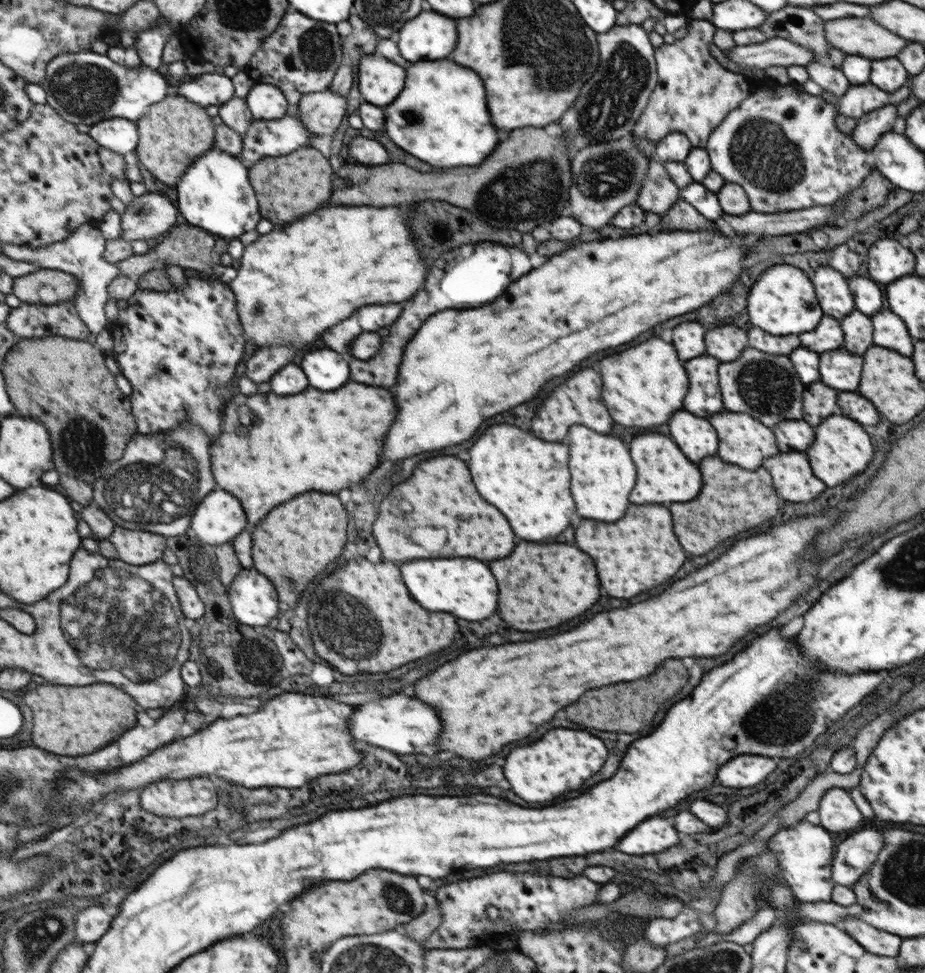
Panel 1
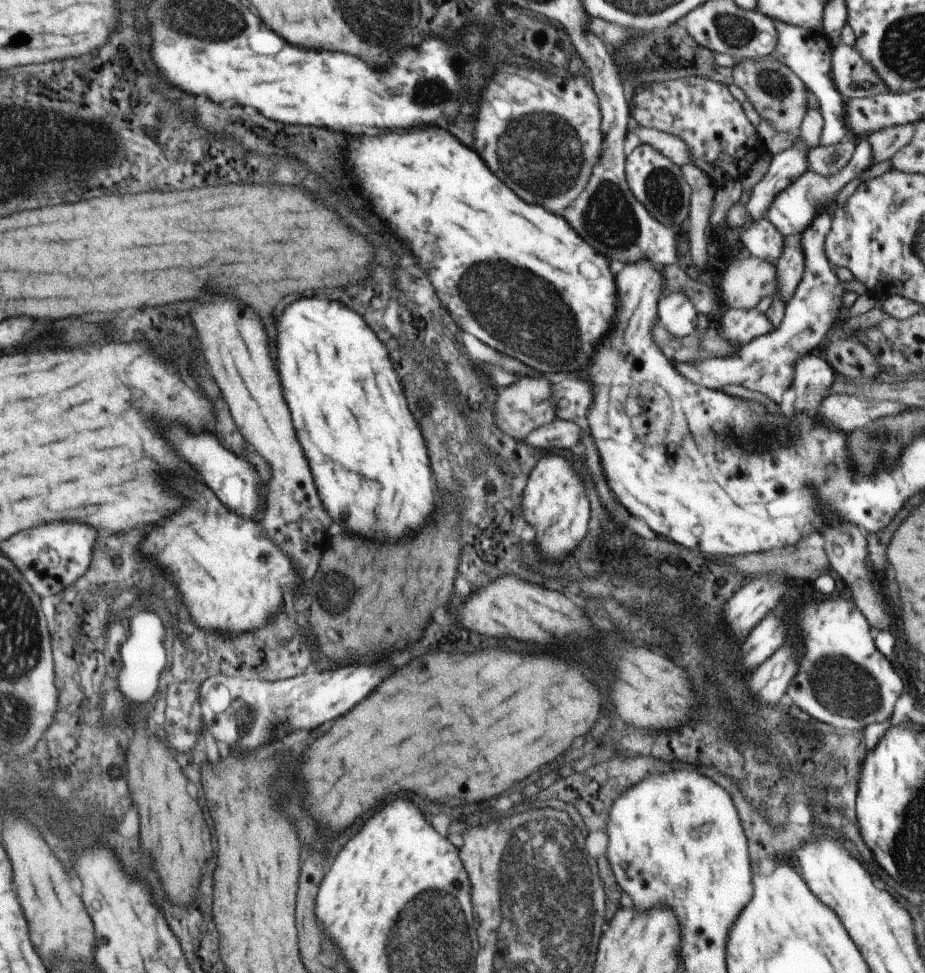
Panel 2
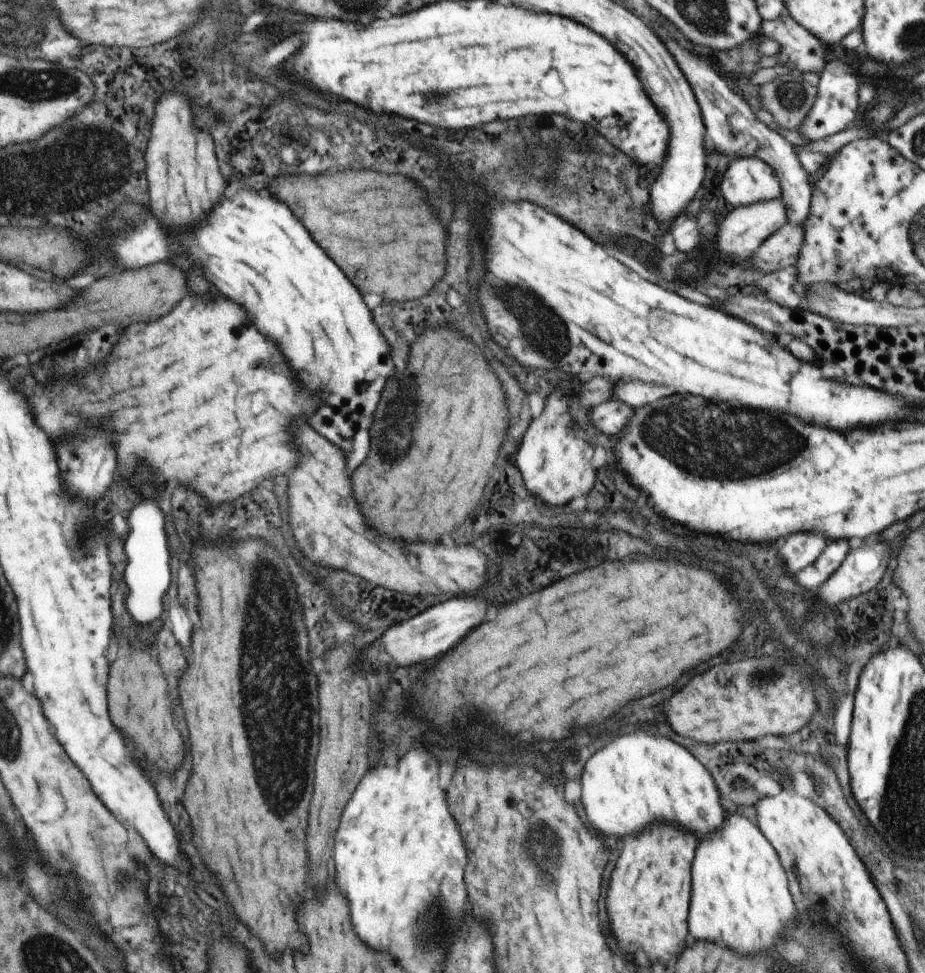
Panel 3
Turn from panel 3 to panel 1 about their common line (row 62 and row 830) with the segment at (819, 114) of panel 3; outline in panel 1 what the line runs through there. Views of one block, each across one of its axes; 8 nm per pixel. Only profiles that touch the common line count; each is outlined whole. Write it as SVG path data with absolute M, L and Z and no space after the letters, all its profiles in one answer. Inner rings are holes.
M831 788L820 799L817 810L819 825L833 835L854 830L859 827L863 816L856 807L849 790L844 788Z

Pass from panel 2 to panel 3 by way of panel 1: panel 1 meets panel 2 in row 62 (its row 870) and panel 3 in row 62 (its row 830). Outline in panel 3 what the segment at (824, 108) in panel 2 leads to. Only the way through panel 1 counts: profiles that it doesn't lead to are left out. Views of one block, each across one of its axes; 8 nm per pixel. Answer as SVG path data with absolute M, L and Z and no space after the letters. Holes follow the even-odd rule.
M786 12L774 20L763 20L760 32L766 38L778 42L780 51L777 54L777 62L784 67L802 74L820 75L827 65L831 49Z

